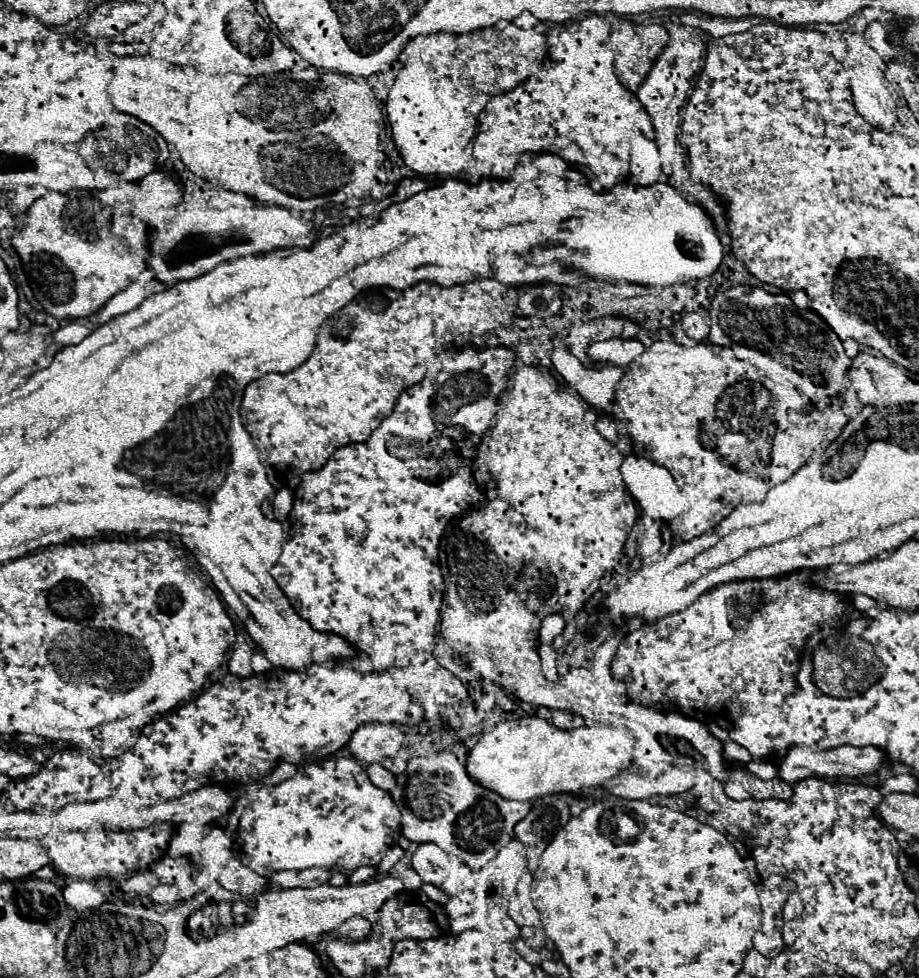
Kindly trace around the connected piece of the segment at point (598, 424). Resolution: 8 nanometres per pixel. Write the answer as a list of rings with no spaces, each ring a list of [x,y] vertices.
[[[607,416],[597,418],[597,420],[593,422],[593,428],[595,428],[595,430],[599,432],[599,436],[603,436],[607,442],[611,442],[611,444],[617,442],[617,424],[615,424],[611,418],[607,418]]]

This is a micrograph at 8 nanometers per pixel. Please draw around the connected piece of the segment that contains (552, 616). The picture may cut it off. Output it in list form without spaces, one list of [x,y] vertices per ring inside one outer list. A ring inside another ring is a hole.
[[[549,612],[541,624],[539,624],[539,636],[541,640],[551,640],[553,636],[557,636],[565,626],[565,618],[561,612]]]

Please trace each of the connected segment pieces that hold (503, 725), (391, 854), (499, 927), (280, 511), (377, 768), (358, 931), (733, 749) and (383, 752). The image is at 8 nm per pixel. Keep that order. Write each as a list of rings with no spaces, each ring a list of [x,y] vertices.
[[[541,716],[501,720],[471,748],[467,770],[471,776],[509,800],[531,800],[547,794],[575,792],[611,780],[631,766],[635,740],[609,724],[557,728]]]
[[[391,846],[387,852],[385,852],[385,856],[383,856],[383,860],[379,862],[379,866],[377,866],[377,874],[385,874],[385,872],[389,872],[401,858],[405,856],[405,852],[399,848],[399,846]]]
[[[519,840],[509,842],[481,872],[477,872],[475,878],[475,910],[467,916],[449,920],[449,932],[453,936],[475,928],[479,932],[483,932],[483,936],[487,936],[487,940],[495,940],[495,944],[503,944],[509,942],[513,938],[519,936],[519,926],[515,926],[509,918],[507,918],[507,902],[509,896],[515,892],[515,886],[519,882],[519,878],[527,872],[527,856],[525,856],[525,846]]]
[[[283,487],[279,489],[272,502],[273,516],[278,522],[285,521],[289,516],[294,504],[294,491]]]
[[[379,762],[367,766],[367,776],[369,776],[371,784],[375,784],[375,786],[381,788],[381,790],[389,790],[389,788],[393,786],[393,776],[391,776],[391,772],[385,770]]]
[[[349,918],[339,926],[339,934],[345,940],[363,940],[371,932],[371,924],[373,922],[365,920],[365,918]]]
[[[725,740],[723,742],[723,760],[727,764],[747,764],[753,758],[751,758],[751,754],[743,746],[735,744],[733,740]]]
[[[367,720],[351,736],[351,750],[367,762],[375,762],[383,756],[393,756],[403,742],[403,732],[393,722]]]

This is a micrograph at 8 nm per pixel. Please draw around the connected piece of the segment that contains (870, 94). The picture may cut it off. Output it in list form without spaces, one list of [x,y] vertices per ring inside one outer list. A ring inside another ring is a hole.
[[[865,64],[855,66],[849,72],[849,88],[853,96],[853,108],[859,112],[859,116],[863,116],[863,120],[875,128],[893,128],[897,120],[895,102],[875,68]]]

